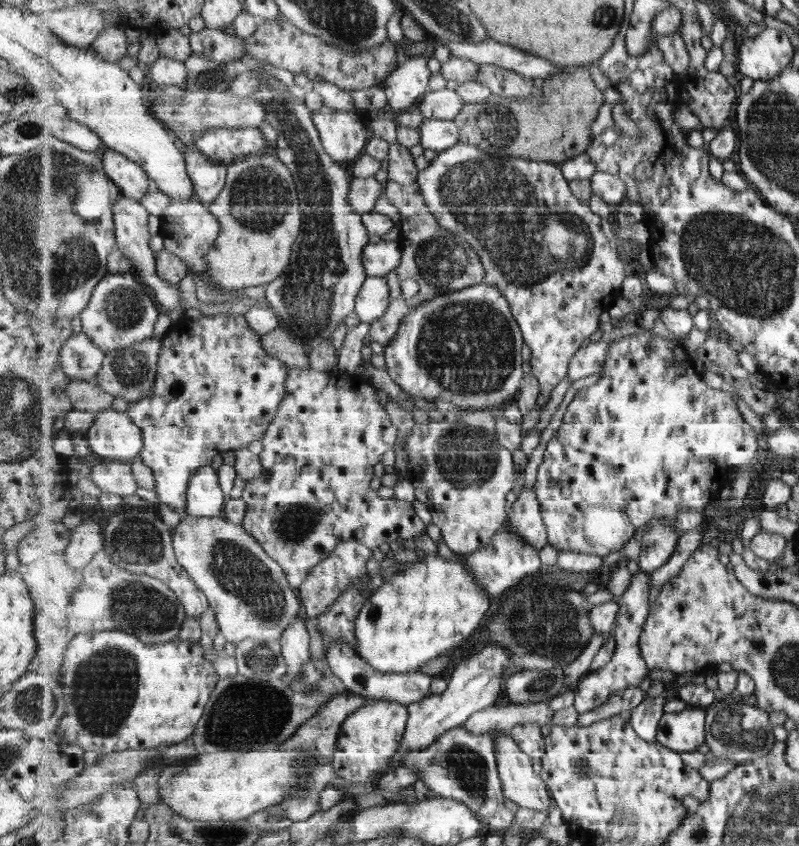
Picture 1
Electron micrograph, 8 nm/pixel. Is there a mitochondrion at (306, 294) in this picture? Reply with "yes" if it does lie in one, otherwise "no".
yes

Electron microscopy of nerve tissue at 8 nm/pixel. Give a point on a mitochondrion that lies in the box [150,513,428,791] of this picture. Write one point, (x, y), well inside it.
(250, 713)

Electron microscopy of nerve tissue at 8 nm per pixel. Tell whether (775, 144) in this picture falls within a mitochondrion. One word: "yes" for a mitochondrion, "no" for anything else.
yes

